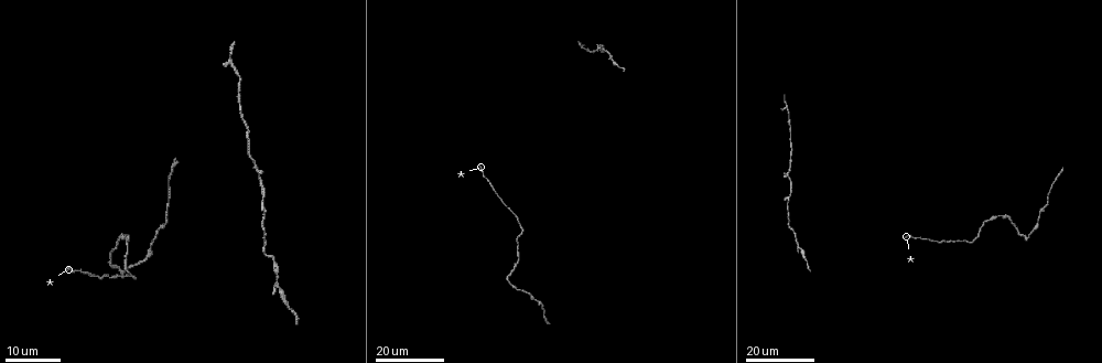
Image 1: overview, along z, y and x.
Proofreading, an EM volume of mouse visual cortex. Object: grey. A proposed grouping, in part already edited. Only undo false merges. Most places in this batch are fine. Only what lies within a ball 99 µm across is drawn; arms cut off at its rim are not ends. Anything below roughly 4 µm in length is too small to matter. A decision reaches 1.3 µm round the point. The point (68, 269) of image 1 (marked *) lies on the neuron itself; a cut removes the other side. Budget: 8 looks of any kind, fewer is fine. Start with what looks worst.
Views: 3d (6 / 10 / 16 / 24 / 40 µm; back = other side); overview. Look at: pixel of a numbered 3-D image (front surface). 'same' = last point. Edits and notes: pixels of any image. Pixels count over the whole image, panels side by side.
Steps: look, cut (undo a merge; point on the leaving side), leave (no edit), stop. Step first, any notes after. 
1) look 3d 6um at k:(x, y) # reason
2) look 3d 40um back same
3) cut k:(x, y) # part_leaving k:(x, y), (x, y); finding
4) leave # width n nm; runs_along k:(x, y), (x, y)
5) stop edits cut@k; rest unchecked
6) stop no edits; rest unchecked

look 3d 16um at 1:(788, 175) # three-way junction

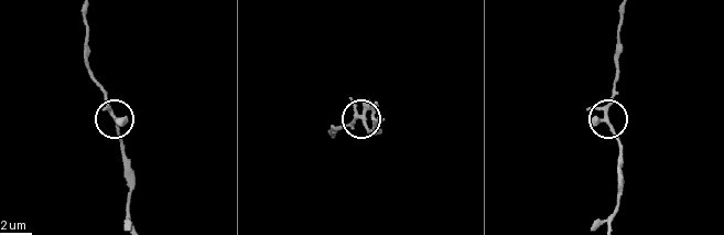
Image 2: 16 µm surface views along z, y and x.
look 3d 10um at 2:(606, 106)

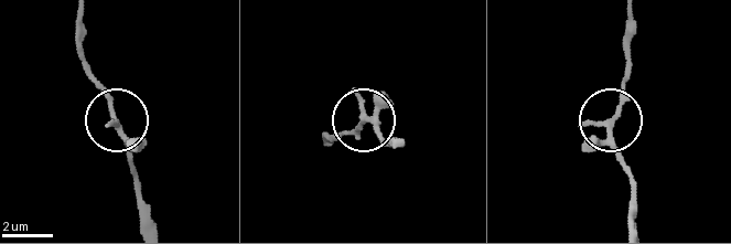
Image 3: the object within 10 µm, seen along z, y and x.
look 3d 10um back at 3:(613, 120)

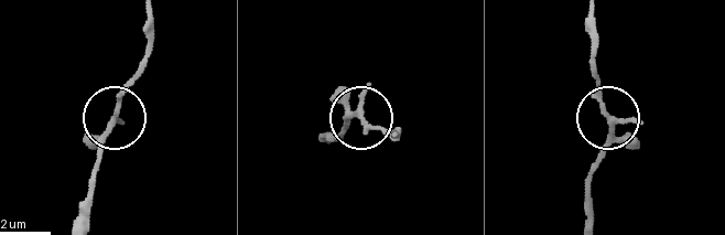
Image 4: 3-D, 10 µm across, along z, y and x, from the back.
leave # runs_along 4:(80, 222), (110, 121), (121, 96), (142, 73); all the same neuron

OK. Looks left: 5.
look 3d 16um at 1:(1007, 216) # sudden change in width

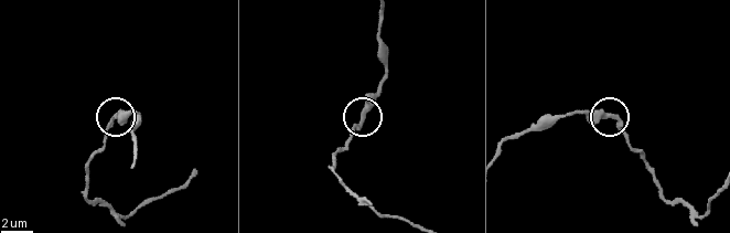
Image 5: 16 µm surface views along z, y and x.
look 3d 10um at 5:(363, 118)

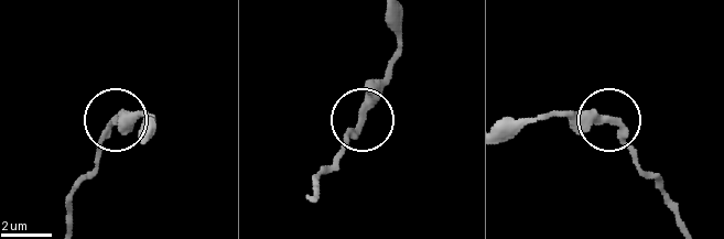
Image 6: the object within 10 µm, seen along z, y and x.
leave # runs_along 6:(508, 139), (559, 113), (591, 113), (612, 126), (651, 174); all the same neuron

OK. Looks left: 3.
look 3d 16um at 1:(789, 158) # narrows sharply

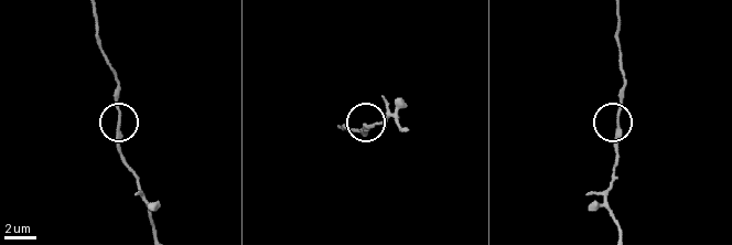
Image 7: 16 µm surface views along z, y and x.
look 3d 10um at 7:(121, 120)

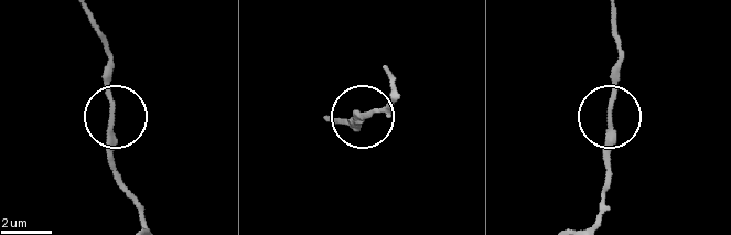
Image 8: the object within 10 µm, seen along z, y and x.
leave # runs_along 8:(143, 221), (116, 163), (109, 45); continuous, no second neuron

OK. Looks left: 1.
stop no edits; rest unchecked

